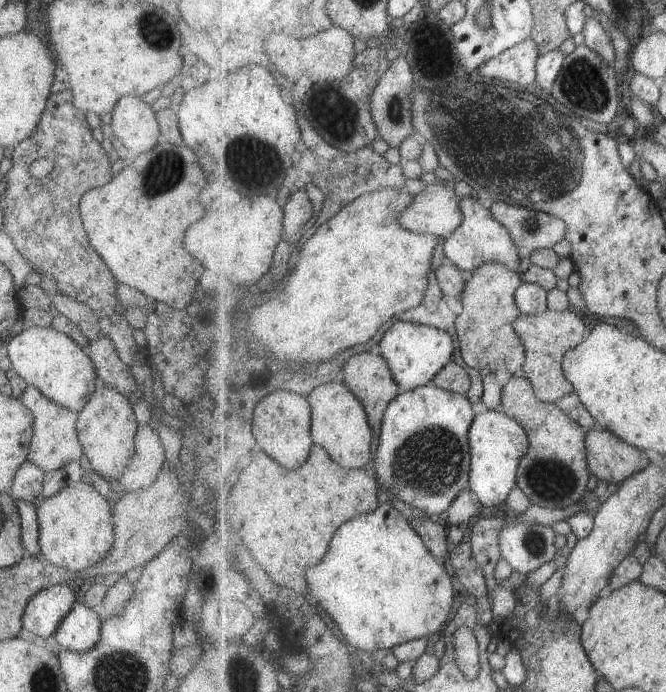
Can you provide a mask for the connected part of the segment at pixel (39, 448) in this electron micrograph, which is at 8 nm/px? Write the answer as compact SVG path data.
M26 385L17 400L25 405L33 415L32 437L26 460L38 466L44 472L53 472L64 467L68 462L78 461L82 454L76 433L77 413L58 405L55 401L49 400L39 389L33 385Z

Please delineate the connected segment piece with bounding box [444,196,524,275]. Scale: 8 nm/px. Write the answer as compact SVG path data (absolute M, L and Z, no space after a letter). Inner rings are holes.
M476 196L462 198L461 210L464 211L463 224L444 241L444 251L447 258L467 275L489 261L501 263L515 272L519 270L524 252L516 245L508 227L501 224L493 216L492 210L481 206L481 202Z

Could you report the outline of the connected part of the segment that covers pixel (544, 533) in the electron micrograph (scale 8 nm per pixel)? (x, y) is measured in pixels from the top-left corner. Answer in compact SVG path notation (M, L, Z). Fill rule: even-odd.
M517 523L515 529L500 532L502 556L526 576L555 558L557 535L553 527Z

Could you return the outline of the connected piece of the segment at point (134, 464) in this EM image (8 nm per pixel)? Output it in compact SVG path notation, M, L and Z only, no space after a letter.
M147 424L136 428L133 456L118 478L122 494L148 487L165 464L157 432L150 427Z

